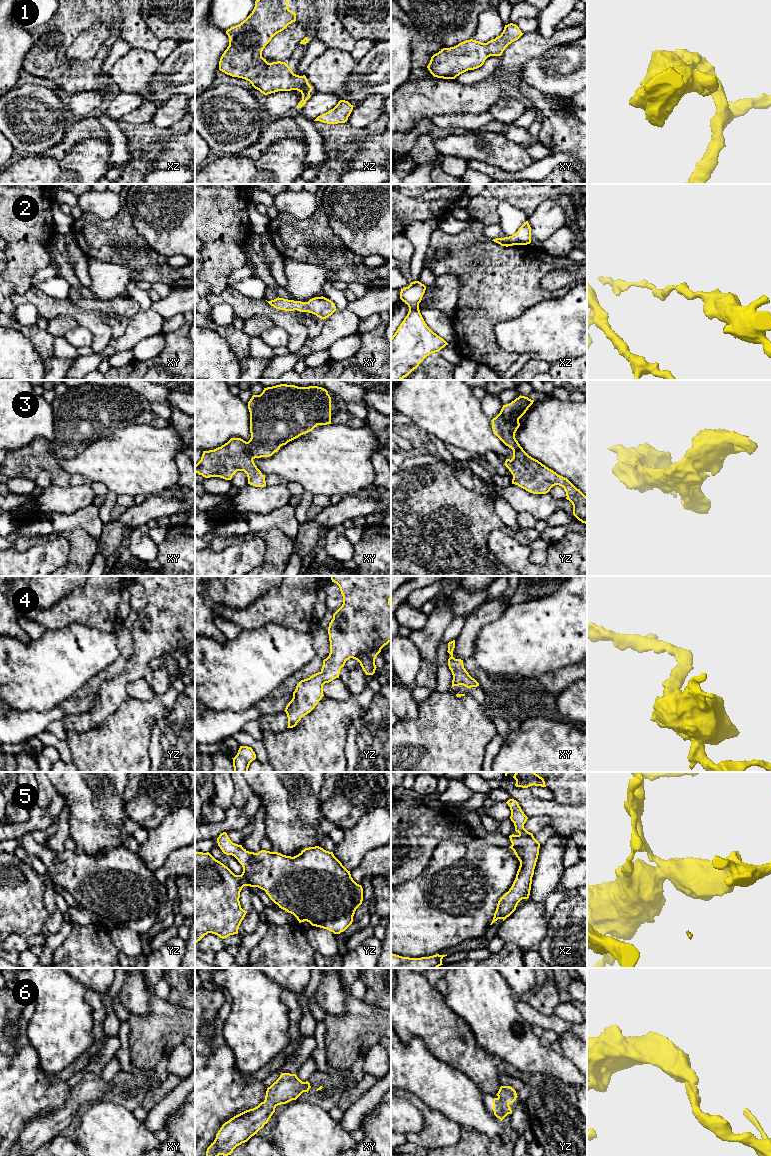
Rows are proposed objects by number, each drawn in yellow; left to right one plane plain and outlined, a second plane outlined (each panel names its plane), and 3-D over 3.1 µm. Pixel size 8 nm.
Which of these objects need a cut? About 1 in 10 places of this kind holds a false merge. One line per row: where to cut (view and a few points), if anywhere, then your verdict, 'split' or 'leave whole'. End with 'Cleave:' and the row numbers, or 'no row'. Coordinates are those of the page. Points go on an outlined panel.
1: no cut; leave whole
2: no cut; leave whole
3: no cut; leave whole
4: no cut; leave whole
5: no cut; leave whole
6: no cut; leave whole
Cleave: no row

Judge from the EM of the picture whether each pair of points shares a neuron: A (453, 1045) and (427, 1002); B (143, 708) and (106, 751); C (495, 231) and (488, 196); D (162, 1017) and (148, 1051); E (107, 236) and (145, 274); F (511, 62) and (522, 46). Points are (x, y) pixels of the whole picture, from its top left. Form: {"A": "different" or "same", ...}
{"A": "same", "B": "same", "C": "different", "D": "same", "E": "same", "F": "same"}

